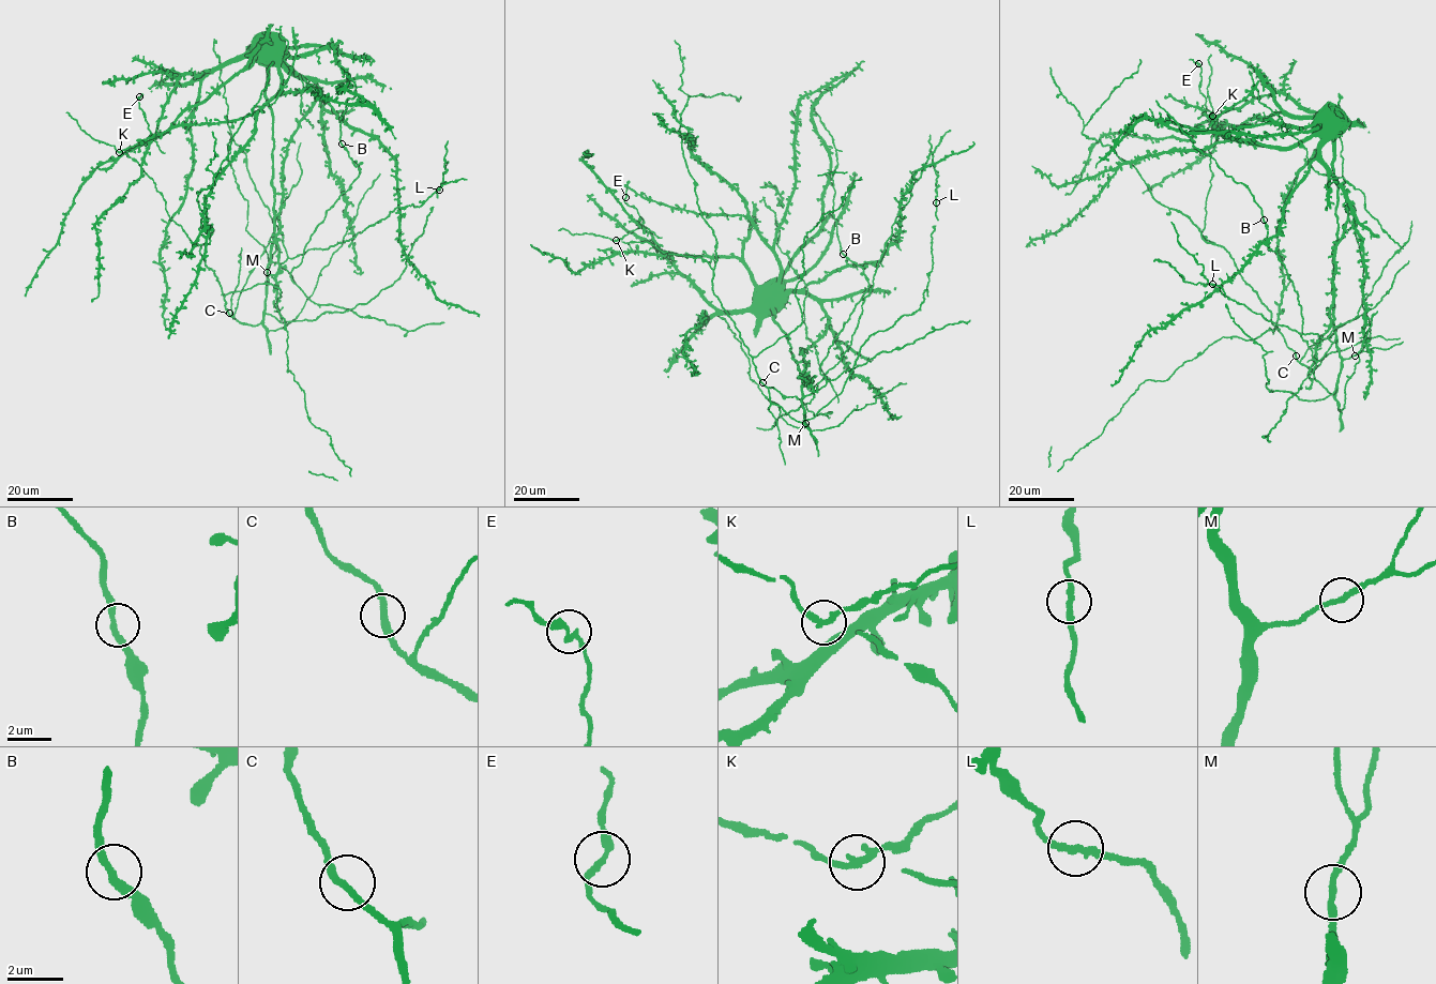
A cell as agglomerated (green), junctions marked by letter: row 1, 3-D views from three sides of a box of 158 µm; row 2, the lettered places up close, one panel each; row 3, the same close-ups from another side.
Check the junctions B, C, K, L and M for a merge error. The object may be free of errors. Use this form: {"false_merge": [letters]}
{"false_merge": ["K"]}

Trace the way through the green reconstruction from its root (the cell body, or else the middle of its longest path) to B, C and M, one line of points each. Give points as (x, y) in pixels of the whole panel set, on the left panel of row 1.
B: (275, 41), (261, 50), (274, 146), (271, 260), (295, 283), (291, 270), (315, 227), (359, 175), (342, 144)
C: (275, 41), (265, 44), (261, 50), (274, 146), (274, 241), (263, 317), (250, 326), (229, 313)
M: (275, 41), (265, 44), (261, 50), (274, 146), (274, 241), (268, 281), (268, 272)

